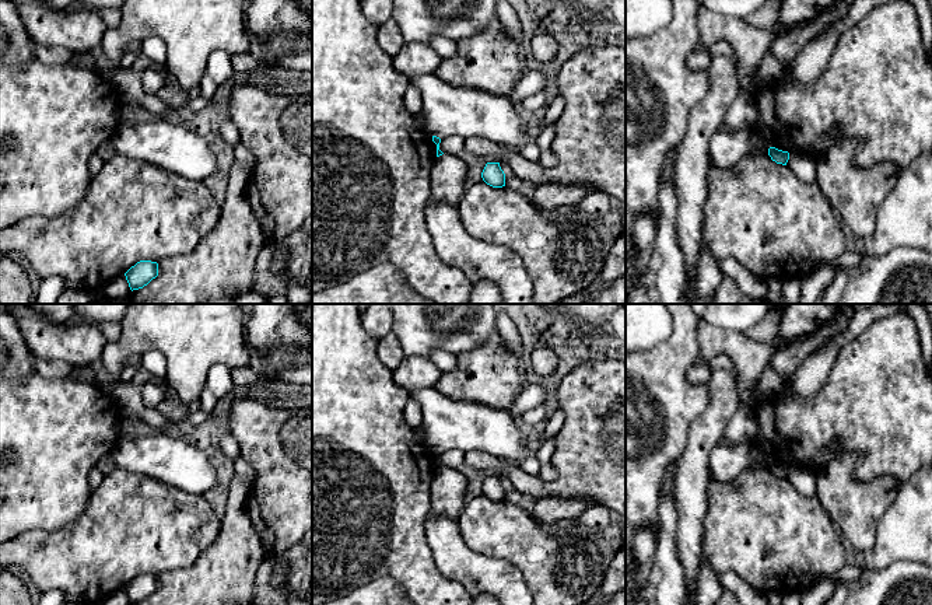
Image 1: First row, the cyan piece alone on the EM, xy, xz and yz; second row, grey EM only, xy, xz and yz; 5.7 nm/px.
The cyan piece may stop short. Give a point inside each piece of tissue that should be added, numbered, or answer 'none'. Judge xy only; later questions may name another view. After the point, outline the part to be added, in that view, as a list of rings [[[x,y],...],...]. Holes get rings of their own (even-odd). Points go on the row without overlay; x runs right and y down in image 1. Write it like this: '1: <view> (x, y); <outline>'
none

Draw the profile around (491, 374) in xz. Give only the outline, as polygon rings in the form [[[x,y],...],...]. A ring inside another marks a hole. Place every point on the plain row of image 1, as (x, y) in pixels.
[[[498,332],[483,346],[469,349],[456,357],[456,367],[449,373],[442,373],[432,387],[437,392],[452,401],[469,401],[493,409],[508,410],[521,389],[528,384],[525,363],[529,361],[529,354],[523,353],[519,356],[511,352]]]

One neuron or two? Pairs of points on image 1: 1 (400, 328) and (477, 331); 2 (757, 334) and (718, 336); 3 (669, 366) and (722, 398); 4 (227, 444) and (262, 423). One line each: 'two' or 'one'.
1: one
2: two
3: two
4: two

